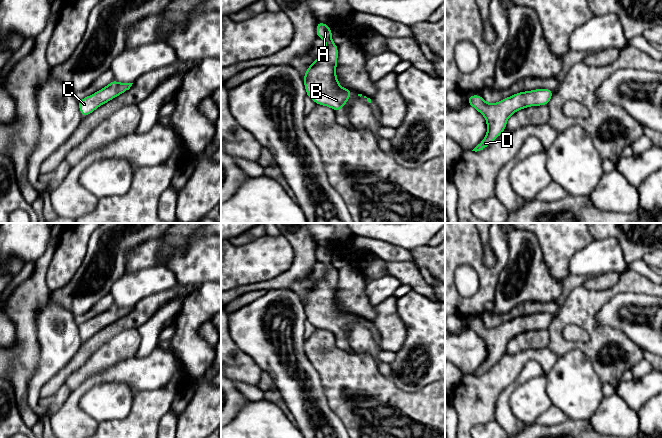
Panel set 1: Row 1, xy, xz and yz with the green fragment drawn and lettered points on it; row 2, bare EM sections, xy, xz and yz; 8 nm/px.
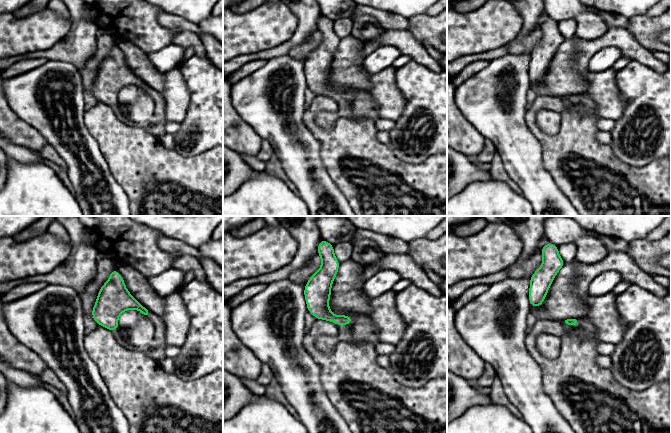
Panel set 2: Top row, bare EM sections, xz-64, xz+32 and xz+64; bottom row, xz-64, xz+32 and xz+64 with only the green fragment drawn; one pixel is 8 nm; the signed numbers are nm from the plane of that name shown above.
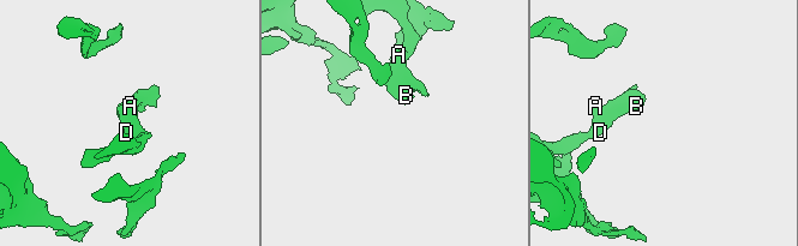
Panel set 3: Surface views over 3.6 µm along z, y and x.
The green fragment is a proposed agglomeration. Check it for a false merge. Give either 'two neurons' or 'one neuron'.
one neuron

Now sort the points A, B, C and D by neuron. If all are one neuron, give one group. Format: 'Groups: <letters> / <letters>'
Groups: A B C D

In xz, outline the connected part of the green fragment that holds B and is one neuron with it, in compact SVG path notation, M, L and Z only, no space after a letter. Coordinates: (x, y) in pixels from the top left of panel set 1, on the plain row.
M318 245L316 249L317 262L326 267L324 277L318 281L303 300L306 319L317 329L332 332L335 336L344 332L353 315L339 309L336 300L338 270L332 265L331 252Z

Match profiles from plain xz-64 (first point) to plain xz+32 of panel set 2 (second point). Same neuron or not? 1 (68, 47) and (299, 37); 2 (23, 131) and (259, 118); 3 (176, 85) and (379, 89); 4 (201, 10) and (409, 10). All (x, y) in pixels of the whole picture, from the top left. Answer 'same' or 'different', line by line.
1: same
2: different
3: same
4: same

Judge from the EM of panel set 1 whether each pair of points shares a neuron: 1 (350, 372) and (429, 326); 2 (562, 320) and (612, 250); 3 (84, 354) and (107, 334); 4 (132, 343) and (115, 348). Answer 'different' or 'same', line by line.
1: different
2: different
3: same
4: same

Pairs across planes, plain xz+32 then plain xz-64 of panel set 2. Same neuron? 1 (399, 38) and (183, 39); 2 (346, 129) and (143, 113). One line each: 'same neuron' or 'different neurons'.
1: same neuron
2: different neurons

